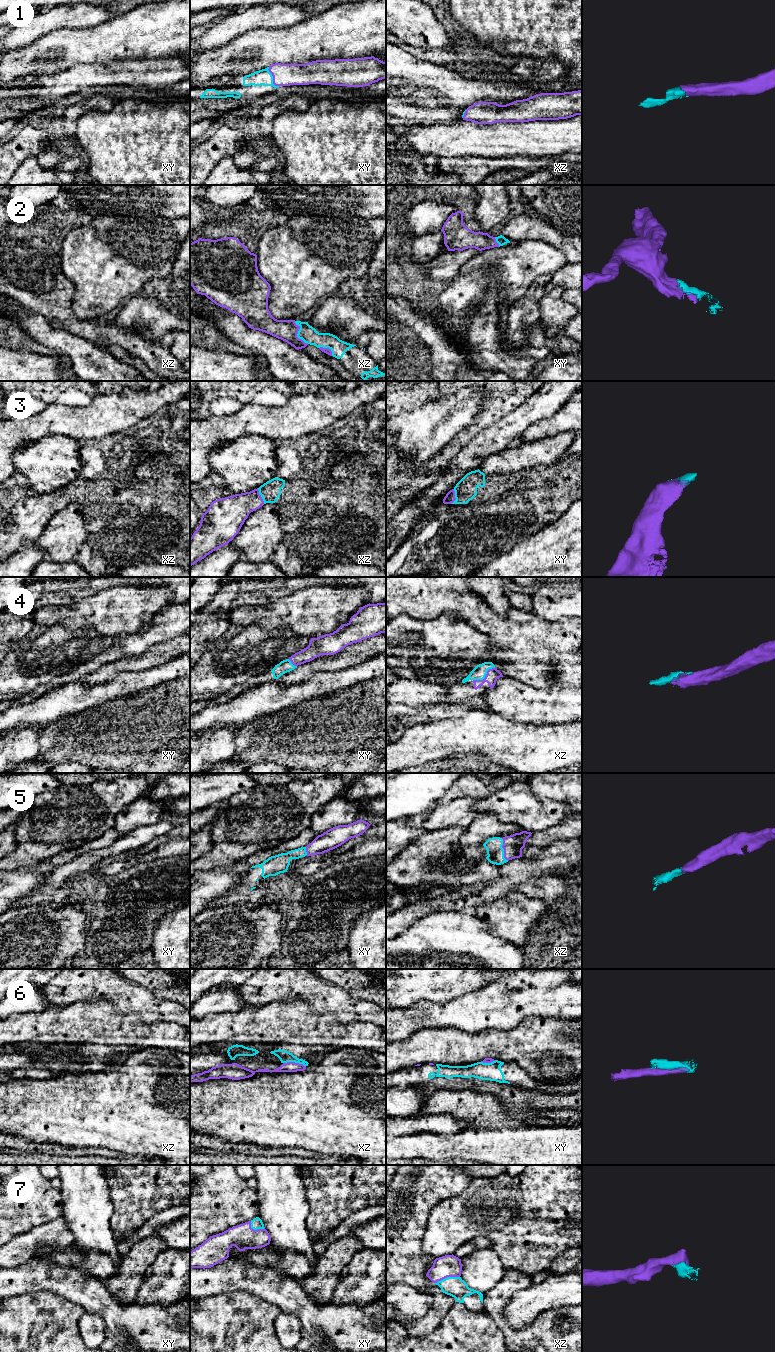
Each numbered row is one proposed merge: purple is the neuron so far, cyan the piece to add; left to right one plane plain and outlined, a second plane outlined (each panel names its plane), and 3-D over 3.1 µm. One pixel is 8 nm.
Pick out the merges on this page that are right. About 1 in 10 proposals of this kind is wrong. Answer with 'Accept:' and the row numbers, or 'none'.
Accept: 1, 2, 3, 4, 5, 6, 7

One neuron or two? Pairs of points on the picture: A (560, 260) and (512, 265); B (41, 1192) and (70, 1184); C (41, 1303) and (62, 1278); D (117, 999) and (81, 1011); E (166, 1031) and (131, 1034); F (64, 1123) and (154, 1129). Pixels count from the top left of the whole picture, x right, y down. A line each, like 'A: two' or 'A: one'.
A: one
B: two
C: two
D: two
E: one
F: one

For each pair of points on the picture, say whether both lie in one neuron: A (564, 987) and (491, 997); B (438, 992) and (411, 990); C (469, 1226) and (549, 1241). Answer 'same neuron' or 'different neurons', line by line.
A: same neuron
B: same neuron
C: same neuron

